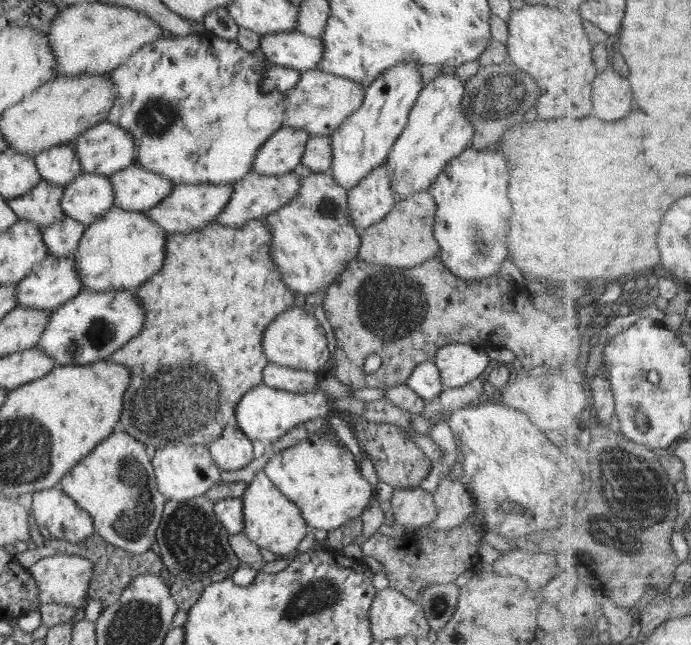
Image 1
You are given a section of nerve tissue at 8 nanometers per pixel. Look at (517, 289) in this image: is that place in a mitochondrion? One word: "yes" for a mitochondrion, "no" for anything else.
no

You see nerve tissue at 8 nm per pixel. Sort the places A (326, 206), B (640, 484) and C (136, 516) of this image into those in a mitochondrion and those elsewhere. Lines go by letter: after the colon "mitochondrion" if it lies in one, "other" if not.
A: mitochondrion
B: mitochondrion
C: mitochondrion

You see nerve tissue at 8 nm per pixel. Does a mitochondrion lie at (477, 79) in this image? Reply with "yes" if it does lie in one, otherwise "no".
yes

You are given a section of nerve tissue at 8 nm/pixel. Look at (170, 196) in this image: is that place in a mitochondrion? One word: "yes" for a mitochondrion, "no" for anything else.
no

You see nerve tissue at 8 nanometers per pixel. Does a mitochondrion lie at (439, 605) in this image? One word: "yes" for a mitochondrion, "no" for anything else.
yes

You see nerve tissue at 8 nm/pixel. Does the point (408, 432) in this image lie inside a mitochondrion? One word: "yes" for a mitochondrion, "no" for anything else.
no

